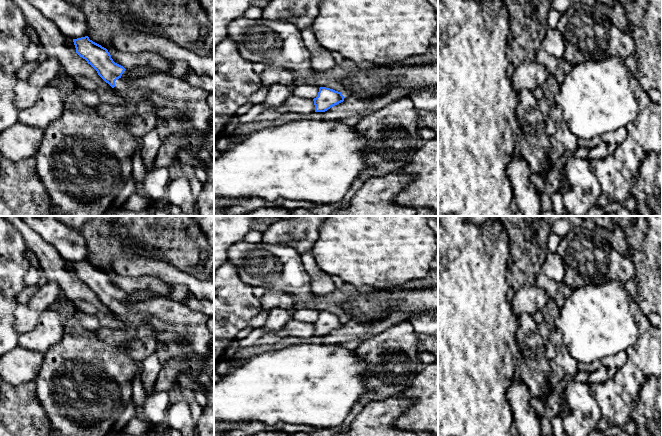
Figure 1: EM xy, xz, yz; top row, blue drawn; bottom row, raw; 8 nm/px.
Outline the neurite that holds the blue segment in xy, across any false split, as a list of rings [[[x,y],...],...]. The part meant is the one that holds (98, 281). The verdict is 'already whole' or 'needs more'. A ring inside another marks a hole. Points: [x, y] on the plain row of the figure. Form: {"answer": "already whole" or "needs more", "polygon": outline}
{"answer": "needs more", "polygon": [[[88,260],[73,263],[76,277],[85,283],[125,325],[150,324],[156,330],[157,354],[161,366],[181,355],[203,357],[214,346],[214,332],[206,324],[209,317],[186,304],[159,296],[143,302],[131,302],[129,295],[115,287],[108,274]]]}

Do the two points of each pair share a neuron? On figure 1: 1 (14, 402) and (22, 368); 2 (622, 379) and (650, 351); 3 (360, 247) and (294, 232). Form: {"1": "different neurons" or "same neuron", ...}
{"1": "different neurons", "2": "same neuron", "3": "different neurons"}

